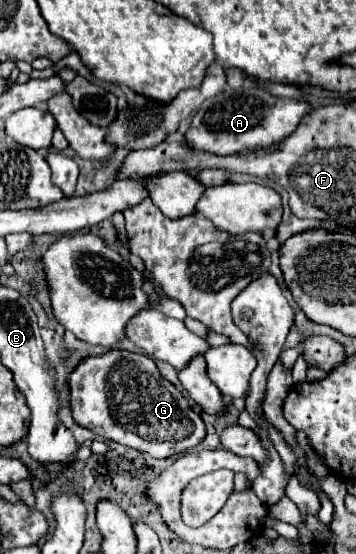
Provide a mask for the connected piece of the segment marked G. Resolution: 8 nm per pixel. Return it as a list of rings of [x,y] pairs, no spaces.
[[[110,349],[102,355],[80,361],[70,375],[70,409],[78,425],[94,431],[102,439],[144,451],[152,457],[174,457],[186,449],[196,447],[206,435],[200,413],[196,413],[184,395],[158,373],[154,361],[142,353]]]

